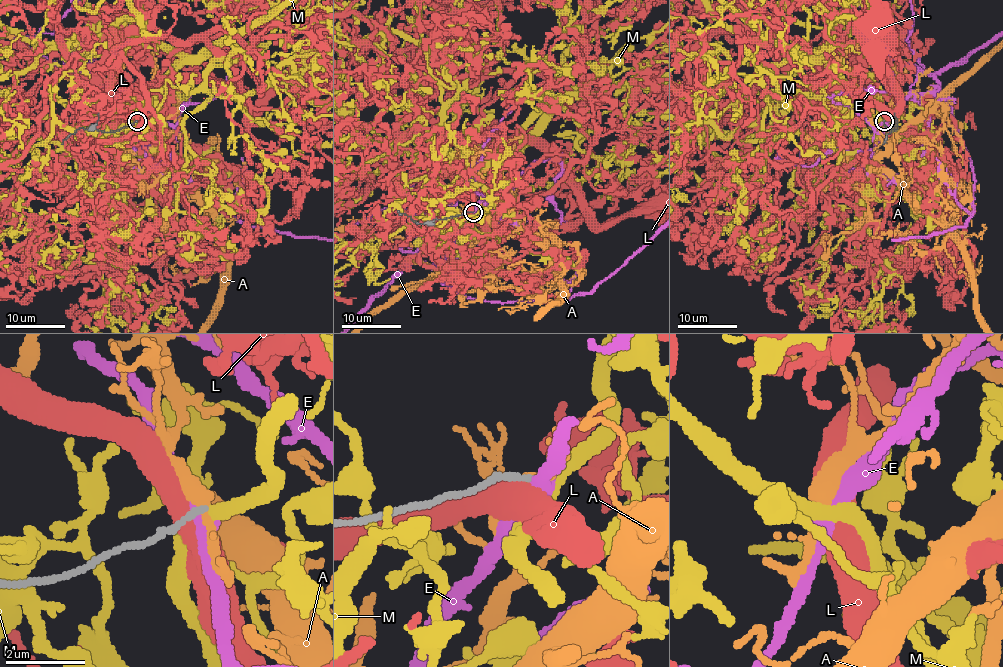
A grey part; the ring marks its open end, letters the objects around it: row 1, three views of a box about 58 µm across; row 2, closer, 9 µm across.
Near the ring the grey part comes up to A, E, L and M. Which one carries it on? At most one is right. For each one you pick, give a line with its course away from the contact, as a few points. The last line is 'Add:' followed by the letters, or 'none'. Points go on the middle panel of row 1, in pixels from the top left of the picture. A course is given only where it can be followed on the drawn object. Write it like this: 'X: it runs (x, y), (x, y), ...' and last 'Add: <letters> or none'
Add: none

